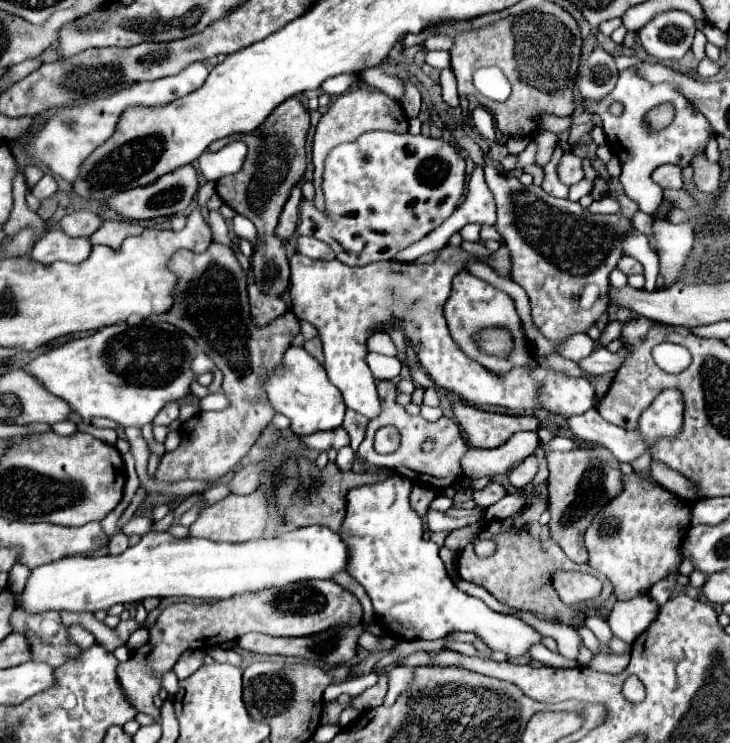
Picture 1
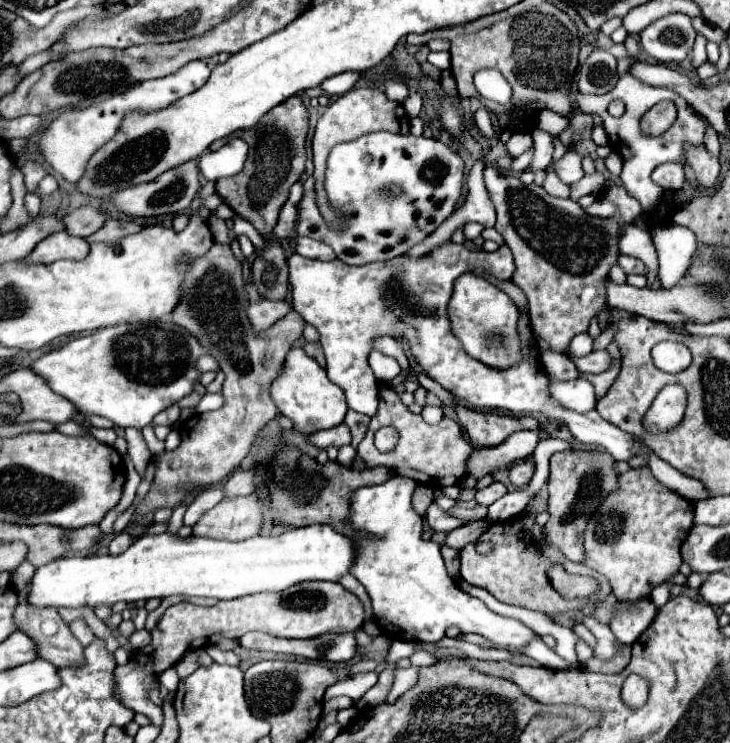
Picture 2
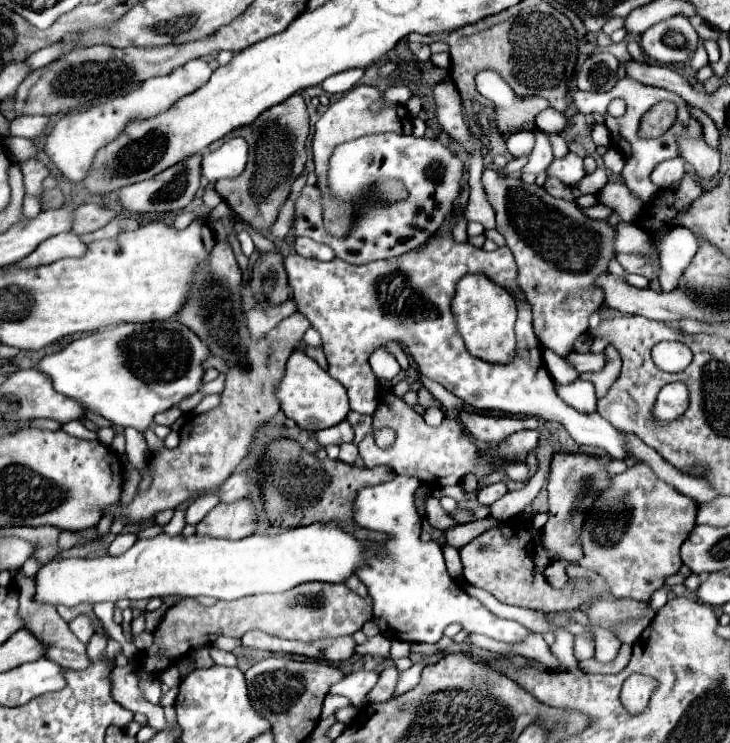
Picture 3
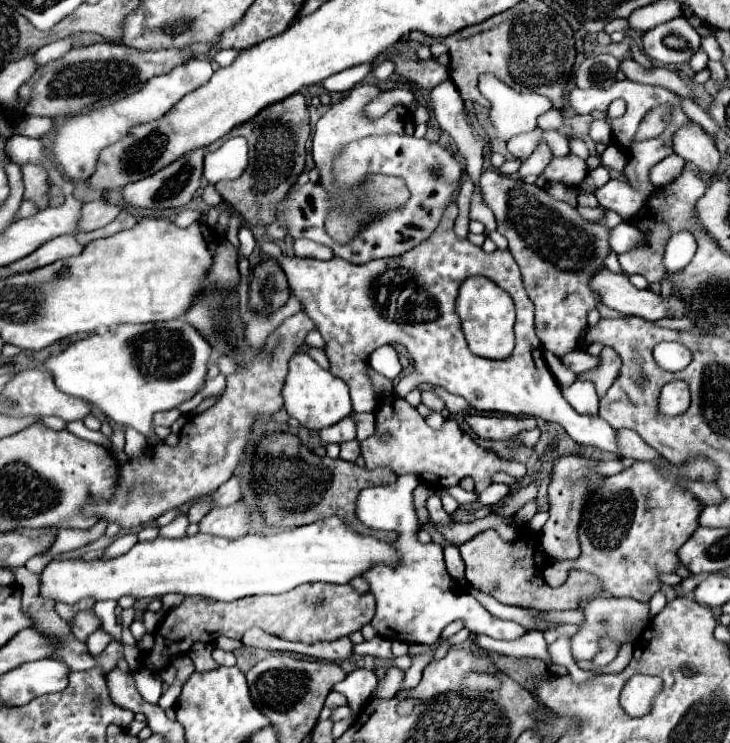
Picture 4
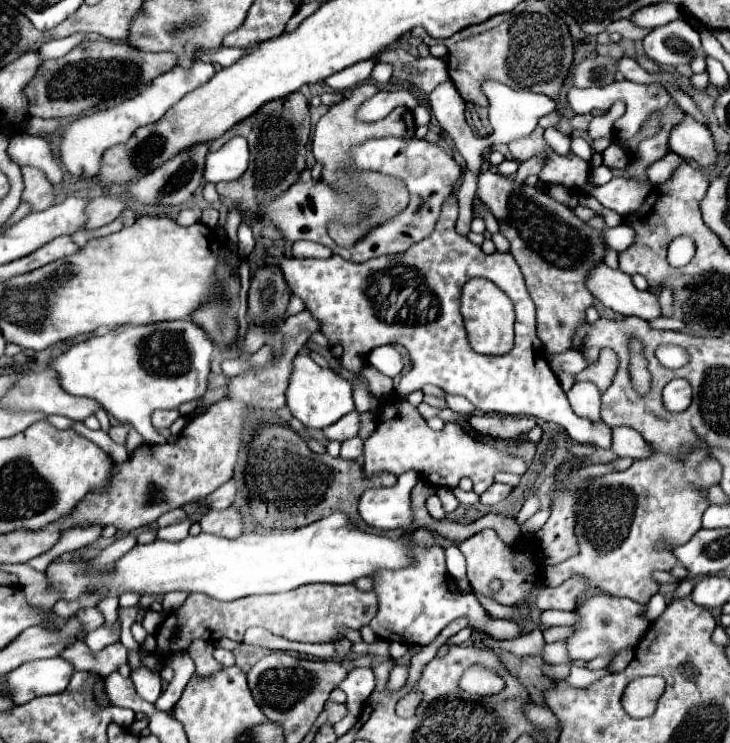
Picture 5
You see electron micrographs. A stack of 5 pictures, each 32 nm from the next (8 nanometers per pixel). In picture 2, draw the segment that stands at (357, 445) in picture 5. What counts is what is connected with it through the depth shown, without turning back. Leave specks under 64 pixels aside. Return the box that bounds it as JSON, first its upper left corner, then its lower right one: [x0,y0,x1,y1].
[338,444,356,468]

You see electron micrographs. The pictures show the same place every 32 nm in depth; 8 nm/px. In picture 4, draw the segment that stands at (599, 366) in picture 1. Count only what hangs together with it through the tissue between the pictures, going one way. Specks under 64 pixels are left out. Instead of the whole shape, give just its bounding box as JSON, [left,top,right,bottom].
[562,350,600,374]

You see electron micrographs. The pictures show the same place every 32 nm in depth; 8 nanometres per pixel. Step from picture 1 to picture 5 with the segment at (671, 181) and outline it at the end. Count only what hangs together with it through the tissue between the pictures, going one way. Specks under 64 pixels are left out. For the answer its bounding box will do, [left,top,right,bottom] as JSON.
[648,152,682,186]

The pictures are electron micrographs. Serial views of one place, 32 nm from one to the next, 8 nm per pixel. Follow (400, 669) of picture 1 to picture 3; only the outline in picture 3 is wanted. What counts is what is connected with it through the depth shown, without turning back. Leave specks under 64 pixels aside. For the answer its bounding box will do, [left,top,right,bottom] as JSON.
[392,664,424,698]

